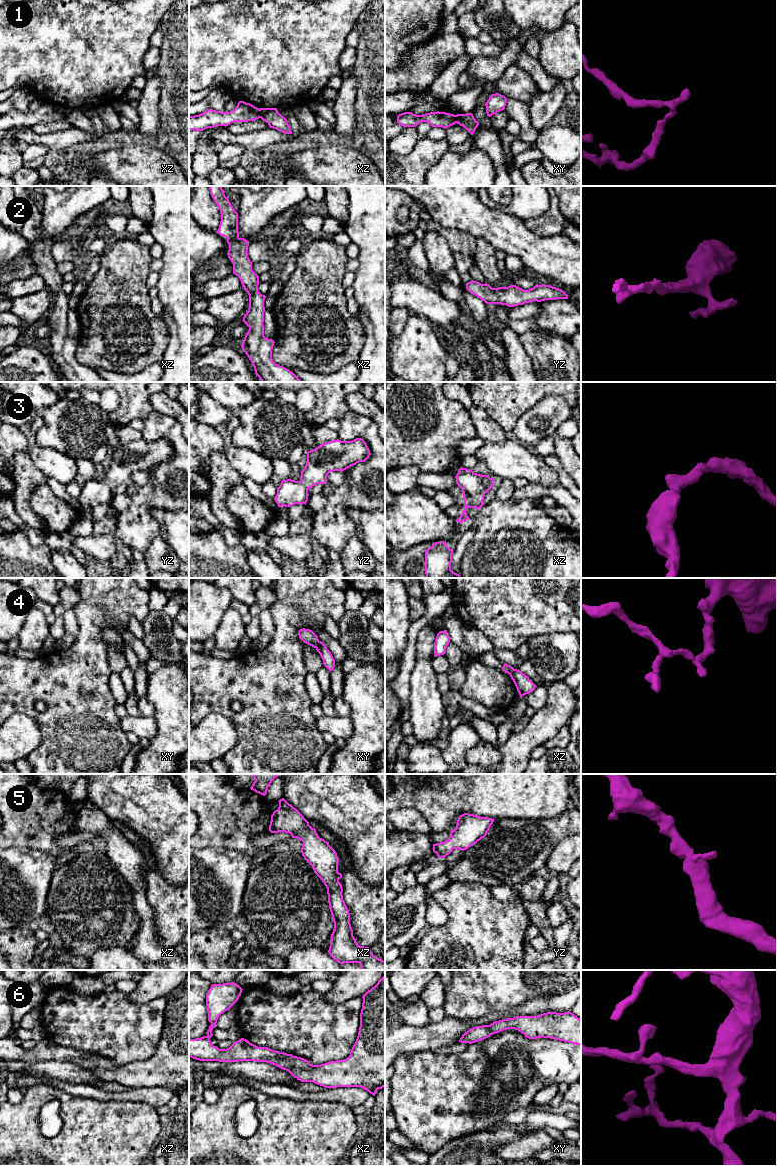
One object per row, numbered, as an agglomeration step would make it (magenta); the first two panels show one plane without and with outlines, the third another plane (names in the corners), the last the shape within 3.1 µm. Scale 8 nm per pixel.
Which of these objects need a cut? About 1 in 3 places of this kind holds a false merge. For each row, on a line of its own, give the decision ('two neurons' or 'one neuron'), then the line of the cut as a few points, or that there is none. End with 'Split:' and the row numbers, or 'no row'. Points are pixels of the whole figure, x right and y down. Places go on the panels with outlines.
1: two neurons; cut in xz along (258, 109), (261, 117)
2: one neuron; no cut
3: one neuron; no cut
4: two neurons; cut in xy along (319, 641), (315, 647)
5: one neuron; no cut
6: one neuron; no cut
Split: 1, 4

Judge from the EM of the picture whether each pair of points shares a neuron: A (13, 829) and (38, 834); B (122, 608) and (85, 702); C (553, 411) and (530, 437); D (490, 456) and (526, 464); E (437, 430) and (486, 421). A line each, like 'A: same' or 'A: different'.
A: same
B: same
C: same
D: same
E: different

